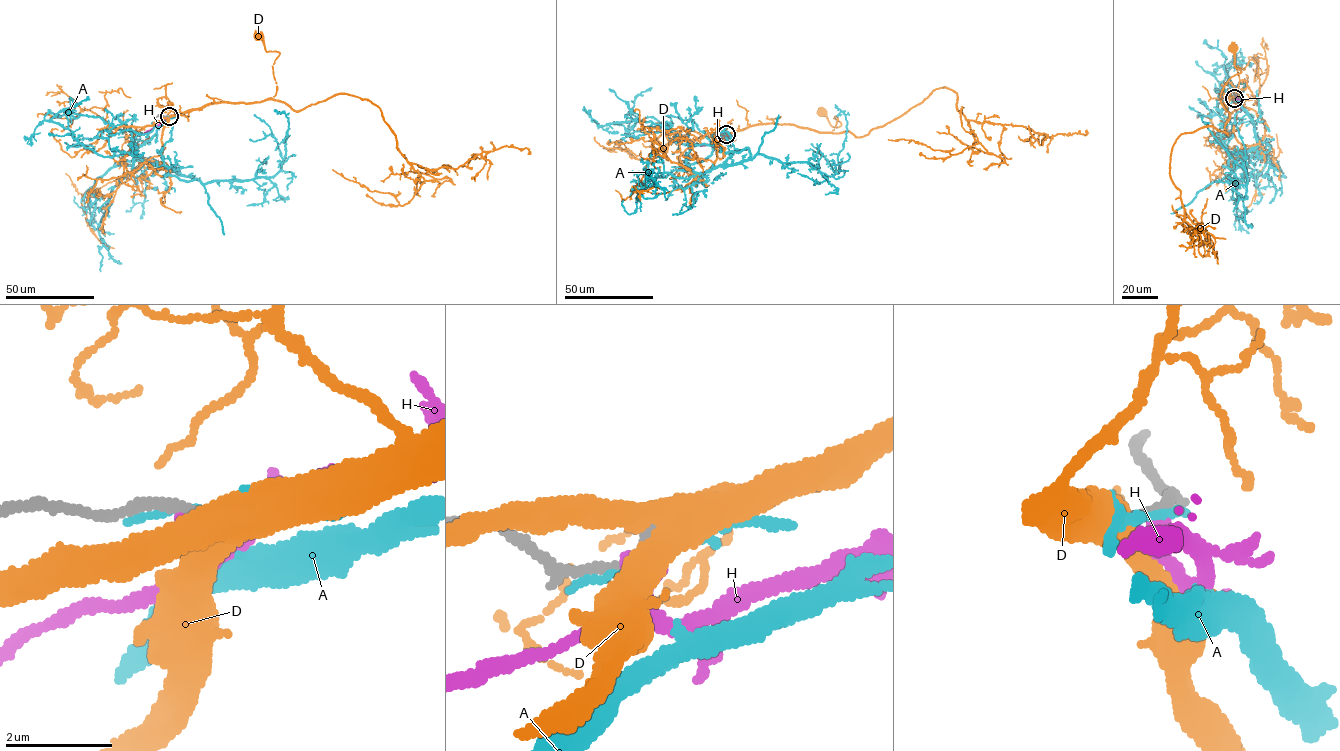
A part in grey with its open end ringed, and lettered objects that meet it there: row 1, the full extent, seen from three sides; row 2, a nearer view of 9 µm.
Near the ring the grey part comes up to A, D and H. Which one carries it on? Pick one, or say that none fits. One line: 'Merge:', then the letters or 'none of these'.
Merge: none of these

